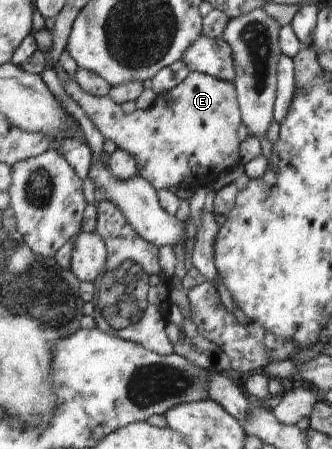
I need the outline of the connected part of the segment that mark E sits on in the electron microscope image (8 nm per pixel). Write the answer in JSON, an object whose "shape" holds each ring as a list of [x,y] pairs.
{"shape":[[[190,72],[188,76],[178,85],[173,87],[167,92],[160,93],[156,95],[154,103],[149,108],[144,108],[143,110],[134,110],[132,113],[124,113],[120,108],[119,103],[112,101],[110,95],[96,97],[92,94],[86,93],[79,85],[76,80],[69,78],[68,80],[62,81],[62,85],[66,90],[66,93],[80,105],[84,110],[84,113],[92,120],[92,123],[100,130],[100,133],[105,137],[106,140],[113,141],[116,143],[117,147],[120,149],[125,149],[132,157],[134,157],[137,167],[137,175],[149,181],[155,189],[170,189],[170,187],[182,187],[182,183],[188,183],[187,187],[210,187],[210,183],[214,183],[218,179],[220,173],[228,171],[240,161],[240,141],[238,141],[238,127],[242,123],[243,119],[240,119],[240,114],[238,113],[238,103],[236,103],[236,92],[235,85],[233,82],[226,81],[224,79],[219,79],[212,77],[208,74],[203,74],[202,72]]]}

